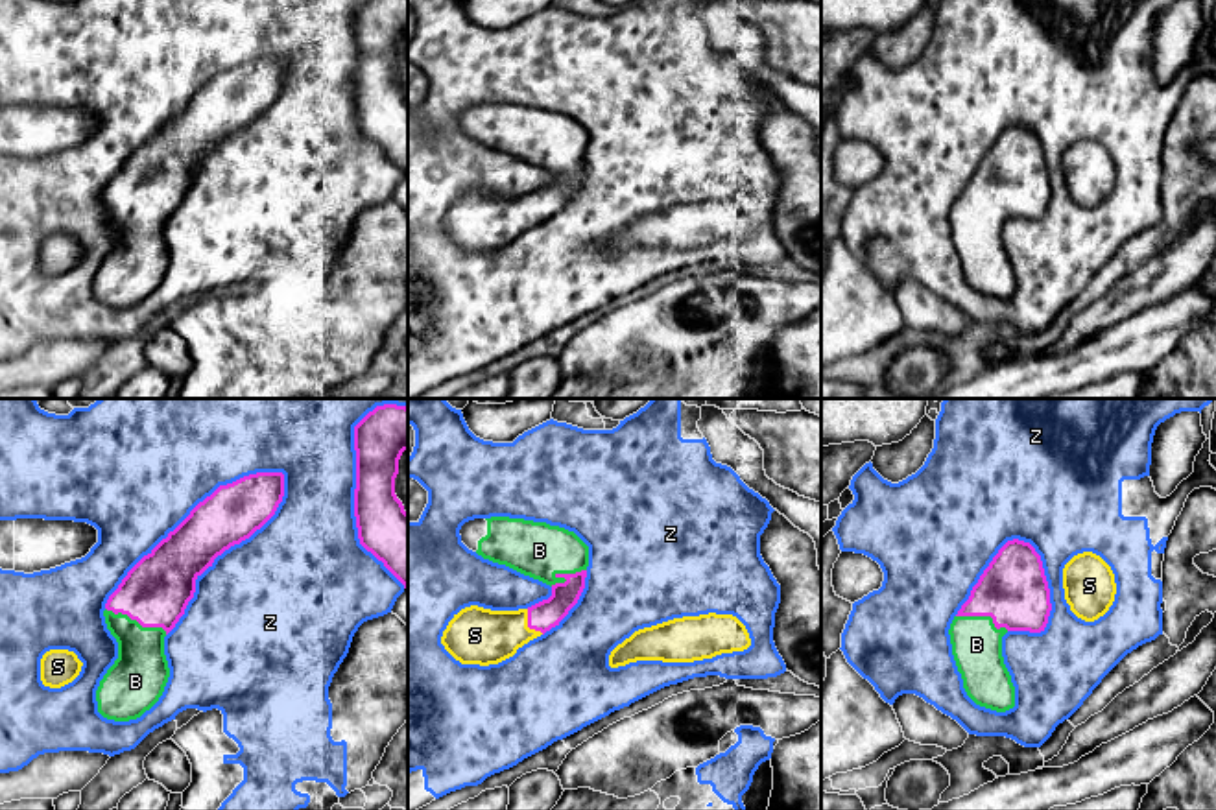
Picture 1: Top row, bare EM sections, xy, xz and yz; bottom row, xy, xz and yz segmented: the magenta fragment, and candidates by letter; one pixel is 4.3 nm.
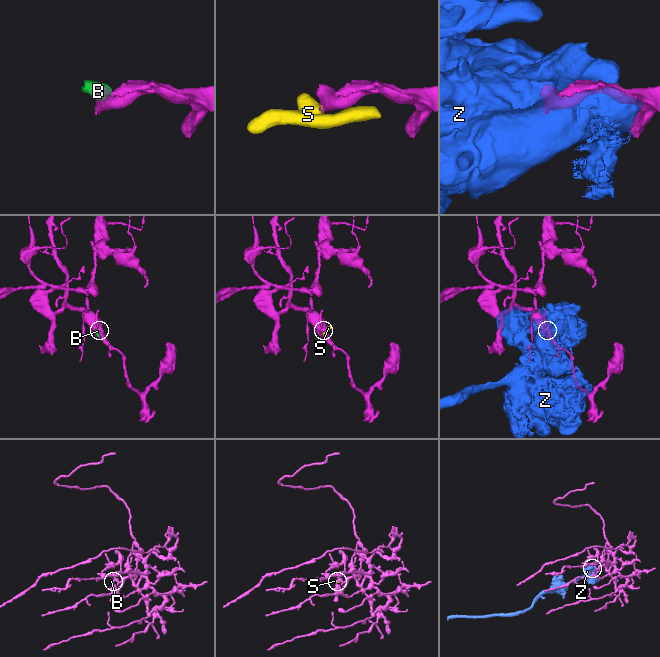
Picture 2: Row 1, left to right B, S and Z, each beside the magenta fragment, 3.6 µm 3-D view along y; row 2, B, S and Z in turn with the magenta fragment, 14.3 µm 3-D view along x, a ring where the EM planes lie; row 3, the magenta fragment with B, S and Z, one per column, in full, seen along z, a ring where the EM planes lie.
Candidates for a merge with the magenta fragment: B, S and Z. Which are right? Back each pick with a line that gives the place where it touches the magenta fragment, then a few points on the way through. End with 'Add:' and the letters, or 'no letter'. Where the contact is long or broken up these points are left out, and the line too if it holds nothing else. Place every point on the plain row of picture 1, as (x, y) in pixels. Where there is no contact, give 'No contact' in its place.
B: Touches magenta at xy (137, 207). Path across: xy (157, 176), (137, 207), (137, 264)
S: Touches magenta at xz (528, 213). Path across: xz (545, 202), (528, 213), (497, 222), (475, 222)
Add: B, S

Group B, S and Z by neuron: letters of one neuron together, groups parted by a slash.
B S / Z

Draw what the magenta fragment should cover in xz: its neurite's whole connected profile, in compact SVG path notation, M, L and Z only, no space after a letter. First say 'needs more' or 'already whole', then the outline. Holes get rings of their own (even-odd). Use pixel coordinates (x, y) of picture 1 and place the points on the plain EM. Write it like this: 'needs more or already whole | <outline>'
needs more | M491 103L461 113L461 129L498 151L552 173L552 183L528 196L461 196L443 218L441 231L461 251L498 251L544 221L578 190L587 164L589 133L546 109Z

